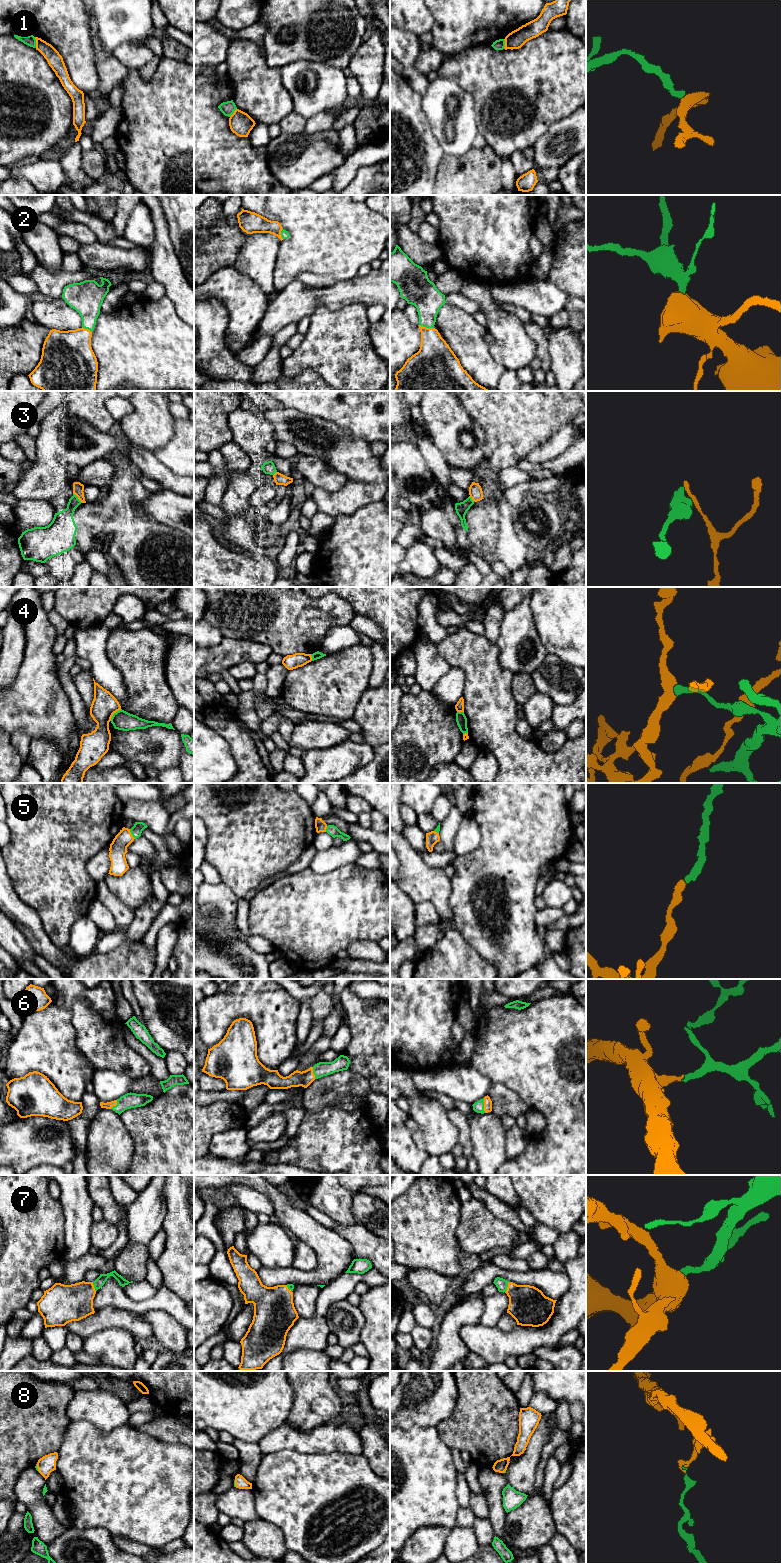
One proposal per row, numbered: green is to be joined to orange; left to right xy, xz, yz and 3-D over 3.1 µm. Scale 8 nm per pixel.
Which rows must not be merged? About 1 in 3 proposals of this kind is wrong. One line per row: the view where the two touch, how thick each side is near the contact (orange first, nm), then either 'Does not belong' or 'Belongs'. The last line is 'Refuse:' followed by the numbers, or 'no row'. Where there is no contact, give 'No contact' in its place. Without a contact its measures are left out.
1: Touches orange in xy. Thickness 120 nm (orange) against 90 nm. Does not belong
2: Touches orange in yz. Thickness 280 nm (orange) against 220 nm. Belongs
3: Touches orange in xy. Thickness 90 nm (orange) against 190 nm. Does not belong
4: Touches orange in xy. Thickness 200 nm (orange) against 160 nm. Does not belong
5: Touches orange in xy. Thickness 140 nm (orange) against 90 nm. Belongs
6: Touches orange in yz. Thickness 60 nm (orange) against 90 nm. Belongs
7: Touches orange in yz. Thickness 300 nm (orange) against 90 nm. Belongs
8: Touches orange in xy. Thickness 140 nm (orange) against 20 nm. Belongs
Refuse: 1, 3, 4

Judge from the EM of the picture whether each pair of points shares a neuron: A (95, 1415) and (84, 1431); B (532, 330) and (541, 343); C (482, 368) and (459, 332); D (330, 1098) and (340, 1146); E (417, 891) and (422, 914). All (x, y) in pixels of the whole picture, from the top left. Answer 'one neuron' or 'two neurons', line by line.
A: two neurons
B: one neuron
C: one neuron
D: two neurons
E: two neurons

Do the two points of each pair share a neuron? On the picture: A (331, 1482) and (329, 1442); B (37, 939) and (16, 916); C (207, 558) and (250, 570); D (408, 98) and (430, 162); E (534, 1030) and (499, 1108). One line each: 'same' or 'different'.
A: different
B: same
C: same
D: same
E: different

